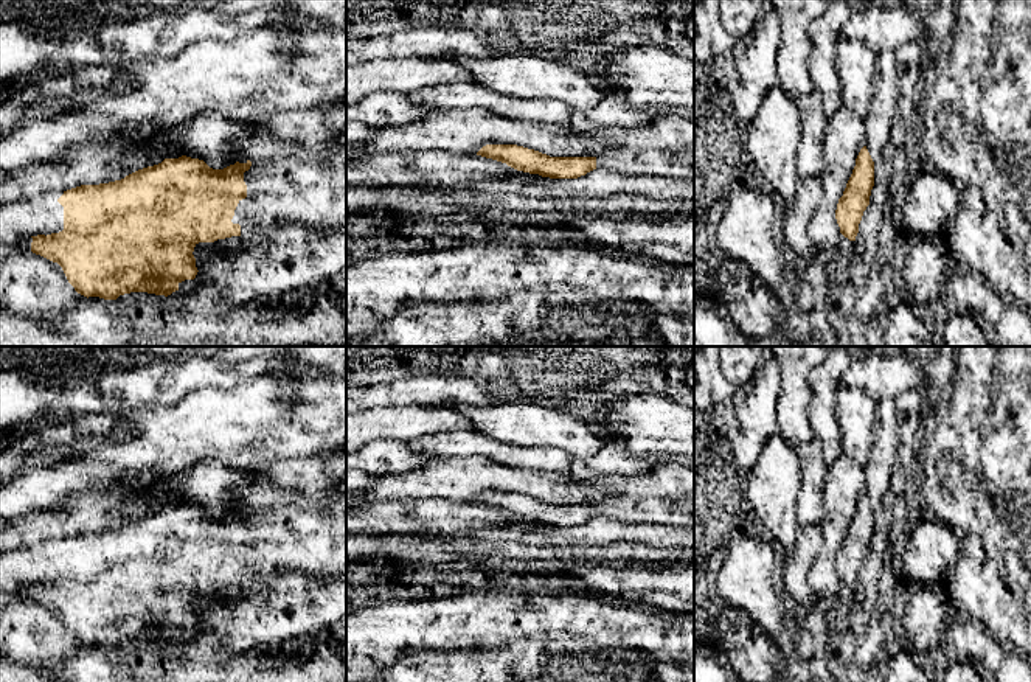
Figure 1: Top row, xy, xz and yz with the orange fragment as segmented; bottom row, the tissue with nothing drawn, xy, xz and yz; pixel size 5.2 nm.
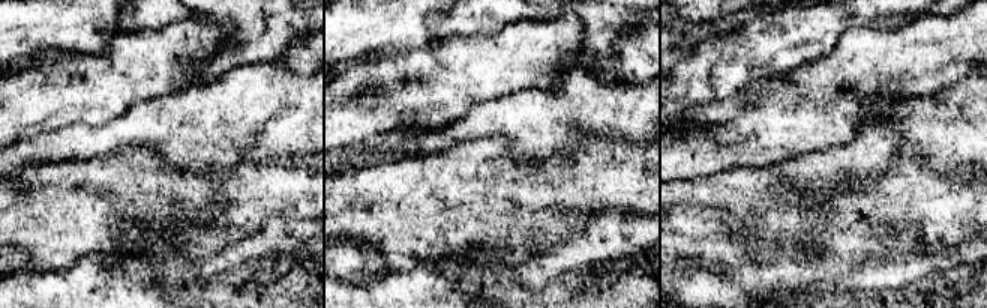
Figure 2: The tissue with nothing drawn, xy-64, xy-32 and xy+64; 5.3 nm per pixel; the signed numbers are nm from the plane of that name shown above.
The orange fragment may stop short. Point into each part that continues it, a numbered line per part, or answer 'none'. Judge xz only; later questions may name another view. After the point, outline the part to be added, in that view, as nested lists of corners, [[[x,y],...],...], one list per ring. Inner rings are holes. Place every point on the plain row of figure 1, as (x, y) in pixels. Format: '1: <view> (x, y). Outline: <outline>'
1: xz (663, 511). Outline: [[[694,496],[665,497],[613,497],[596,503],[596,517],[624,524],[657,524],[663,527],[694,527]]]

